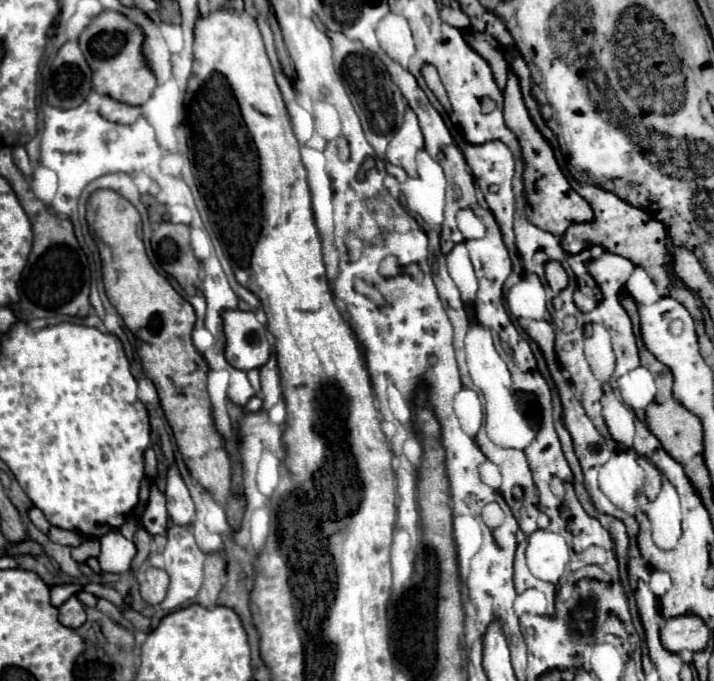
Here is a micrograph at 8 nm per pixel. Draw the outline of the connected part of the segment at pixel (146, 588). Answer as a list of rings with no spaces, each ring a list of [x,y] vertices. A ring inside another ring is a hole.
[[[145,568],[139,576],[139,590],[147,604],[159,606],[165,600],[169,588],[169,576],[165,570],[159,568]]]

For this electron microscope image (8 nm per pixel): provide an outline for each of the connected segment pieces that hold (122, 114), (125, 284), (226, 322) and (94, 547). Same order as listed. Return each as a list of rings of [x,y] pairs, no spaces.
[[[105,96],[99,114],[115,124],[133,124],[141,116],[141,106],[129,106]]]
[[[97,190],[87,202],[87,226],[99,248],[103,264],[103,286],[125,326],[139,336],[139,358],[145,374],[153,380],[179,452],[189,474],[207,488],[215,502],[227,510],[229,524],[237,530],[243,516],[243,498],[231,492],[231,462],[213,426],[207,394],[207,362],[191,342],[195,324],[193,306],[149,262],[143,246],[143,228],[137,208],[115,190]]]
[[[223,312],[223,332],[227,338],[225,358],[233,368],[251,370],[267,362],[271,344],[267,340],[267,330],[261,322],[257,322],[255,312]]]
[[[85,540],[81,546],[77,546],[77,548],[73,548],[71,550],[71,556],[77,560],[77,562],[81,562],[81,558],[91,558],[91,556],[99,556],[99,544],[97,544],[97,540]]]

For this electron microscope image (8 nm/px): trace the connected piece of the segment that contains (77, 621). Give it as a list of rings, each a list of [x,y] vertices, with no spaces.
[[[71,596],[63,606],[59,606],[59,620],[69,628],[79,628],[85,622],[83,604],[75,596]]]

